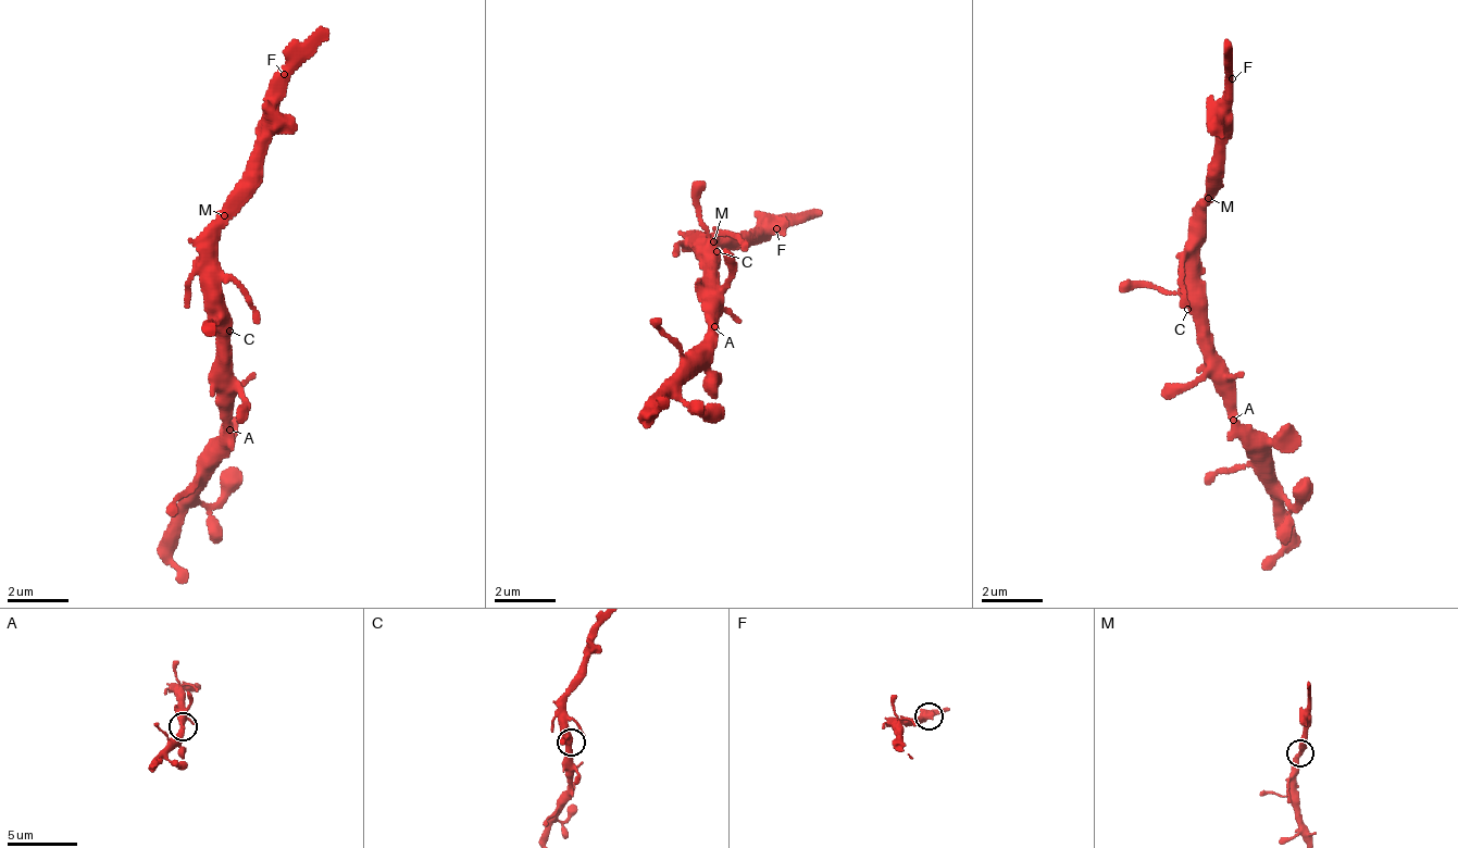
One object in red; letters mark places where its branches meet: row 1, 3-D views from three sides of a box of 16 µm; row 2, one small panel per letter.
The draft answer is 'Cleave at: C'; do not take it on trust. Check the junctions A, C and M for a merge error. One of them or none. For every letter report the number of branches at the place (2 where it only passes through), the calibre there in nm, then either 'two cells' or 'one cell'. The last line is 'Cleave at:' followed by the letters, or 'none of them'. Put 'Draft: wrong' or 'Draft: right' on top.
Draft: wrong
A: 2 | 400 nm | one cell
C: 3 | 400 nm | one cell
M: 2 | 400 nm | one cell
Cleave at: none of them

